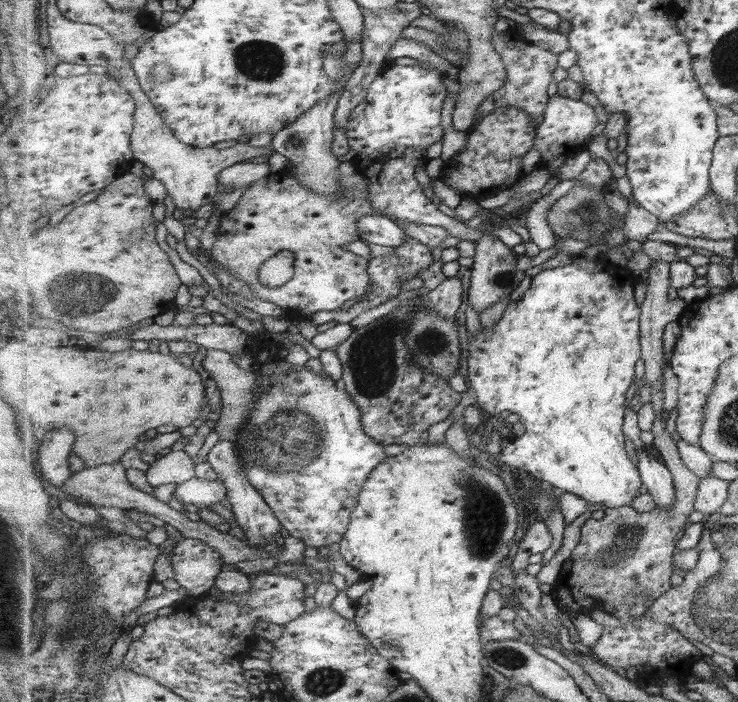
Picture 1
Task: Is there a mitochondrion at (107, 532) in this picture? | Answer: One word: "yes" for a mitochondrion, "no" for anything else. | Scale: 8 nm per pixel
no

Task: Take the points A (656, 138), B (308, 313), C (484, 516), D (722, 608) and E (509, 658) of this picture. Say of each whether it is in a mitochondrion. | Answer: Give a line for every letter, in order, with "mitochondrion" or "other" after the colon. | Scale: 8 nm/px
A: mitochondrion
B: other
C: mitochondrion
D: mitochondrion
E: mitochondrion

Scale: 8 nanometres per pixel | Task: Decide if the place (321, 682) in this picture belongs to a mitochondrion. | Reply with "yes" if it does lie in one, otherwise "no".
yes

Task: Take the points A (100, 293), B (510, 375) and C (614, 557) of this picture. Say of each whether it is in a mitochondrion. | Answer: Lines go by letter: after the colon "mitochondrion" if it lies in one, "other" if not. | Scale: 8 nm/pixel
A: mitochondrion
B: other
C: mitochondrion

